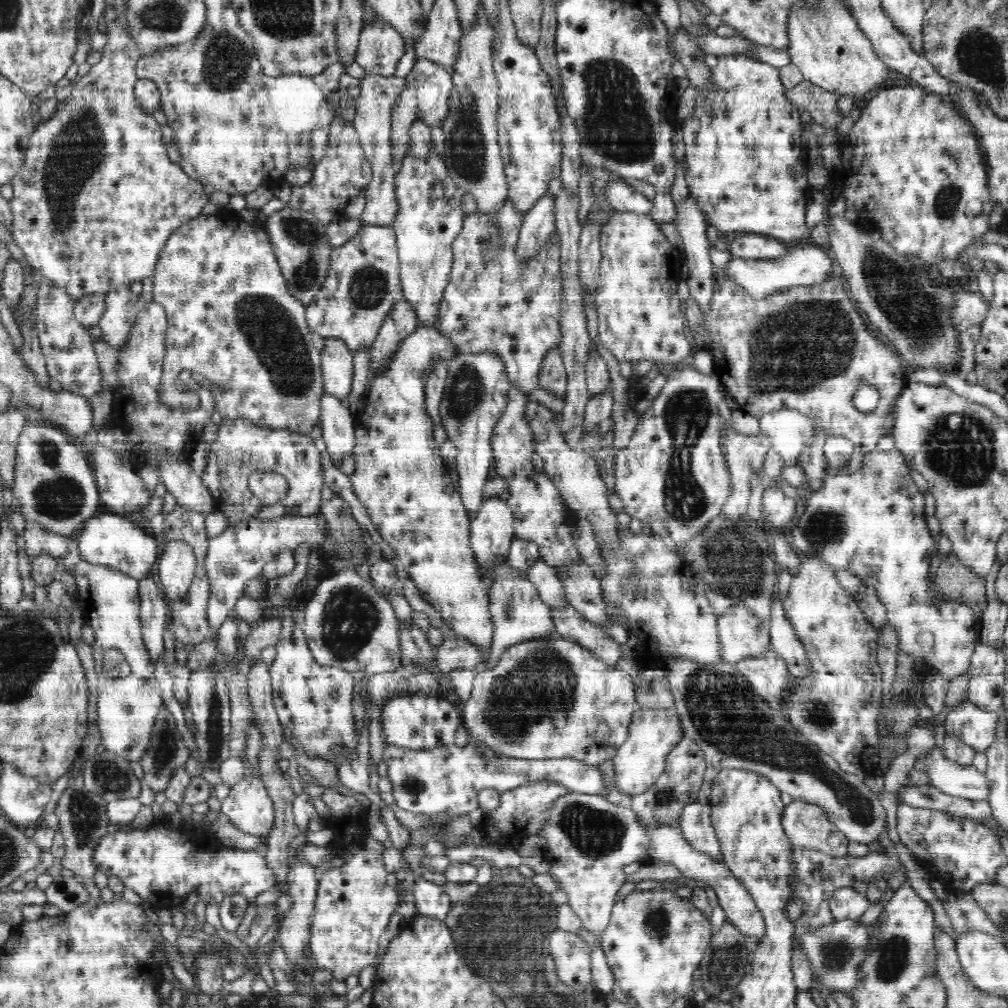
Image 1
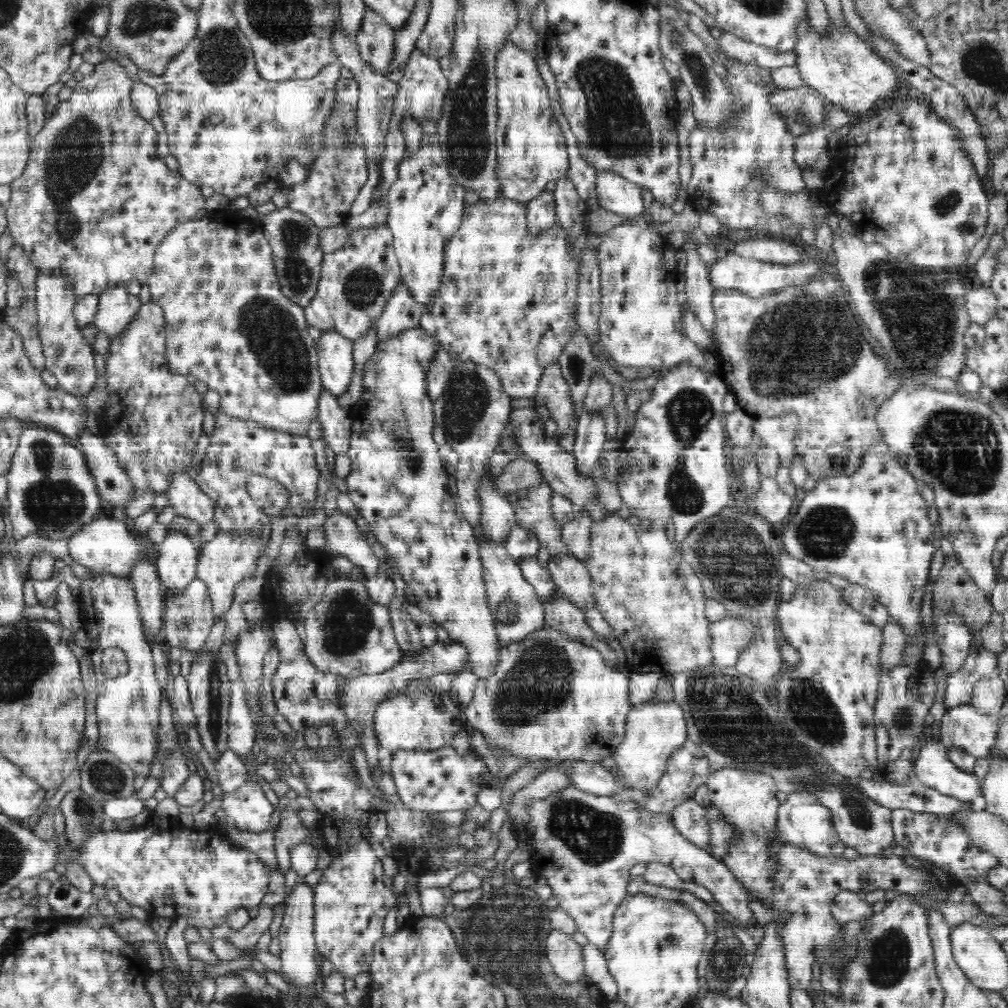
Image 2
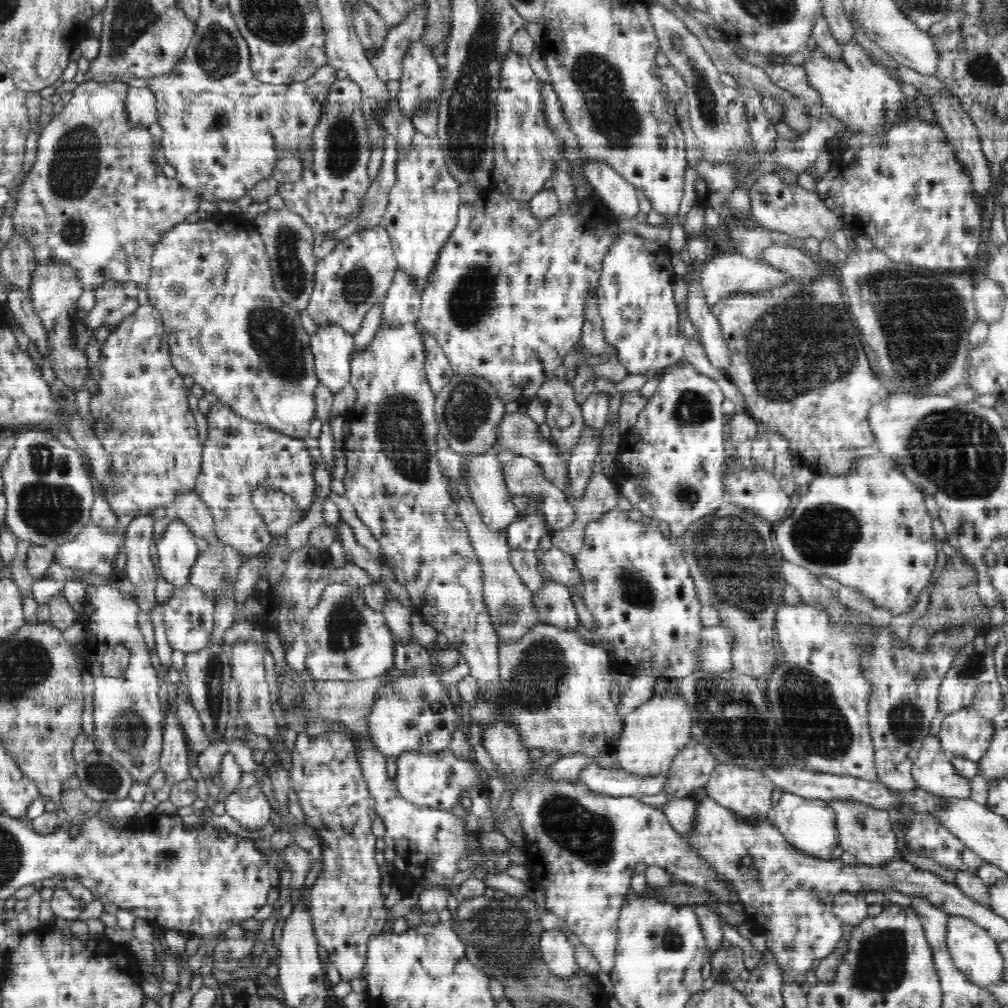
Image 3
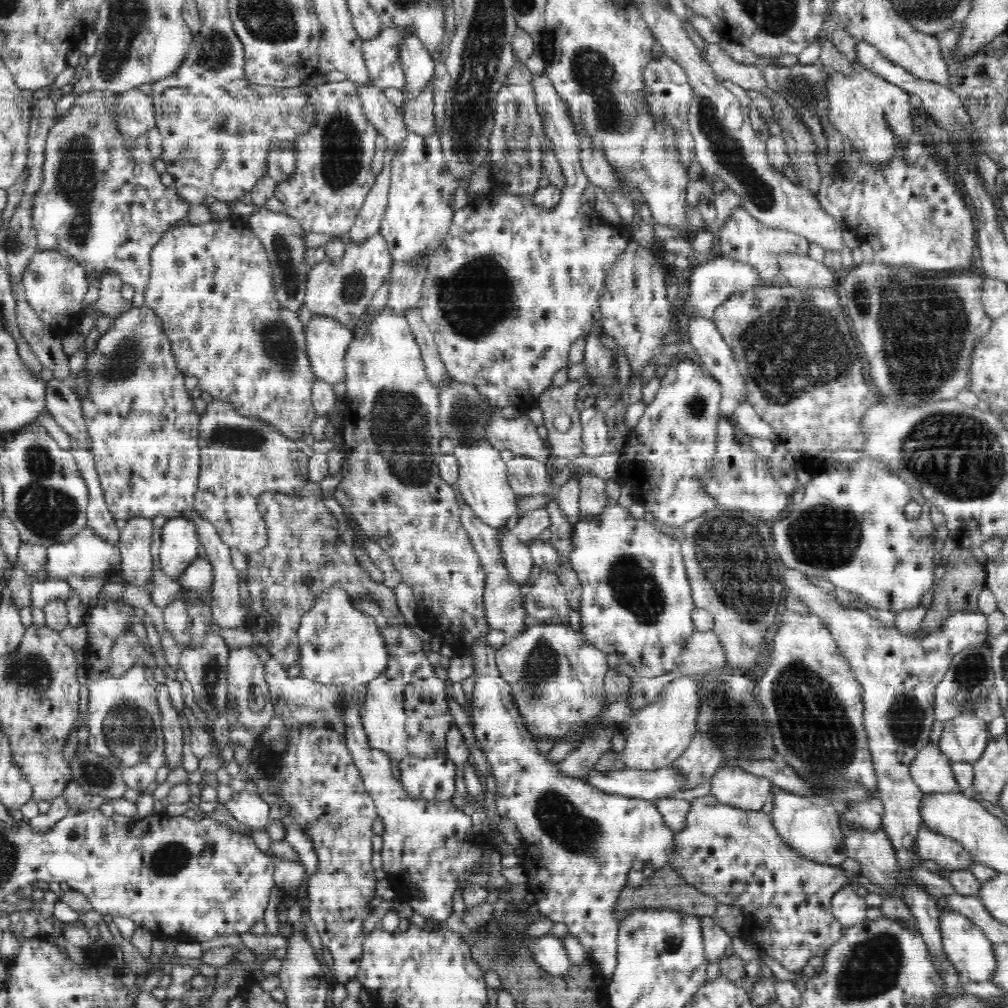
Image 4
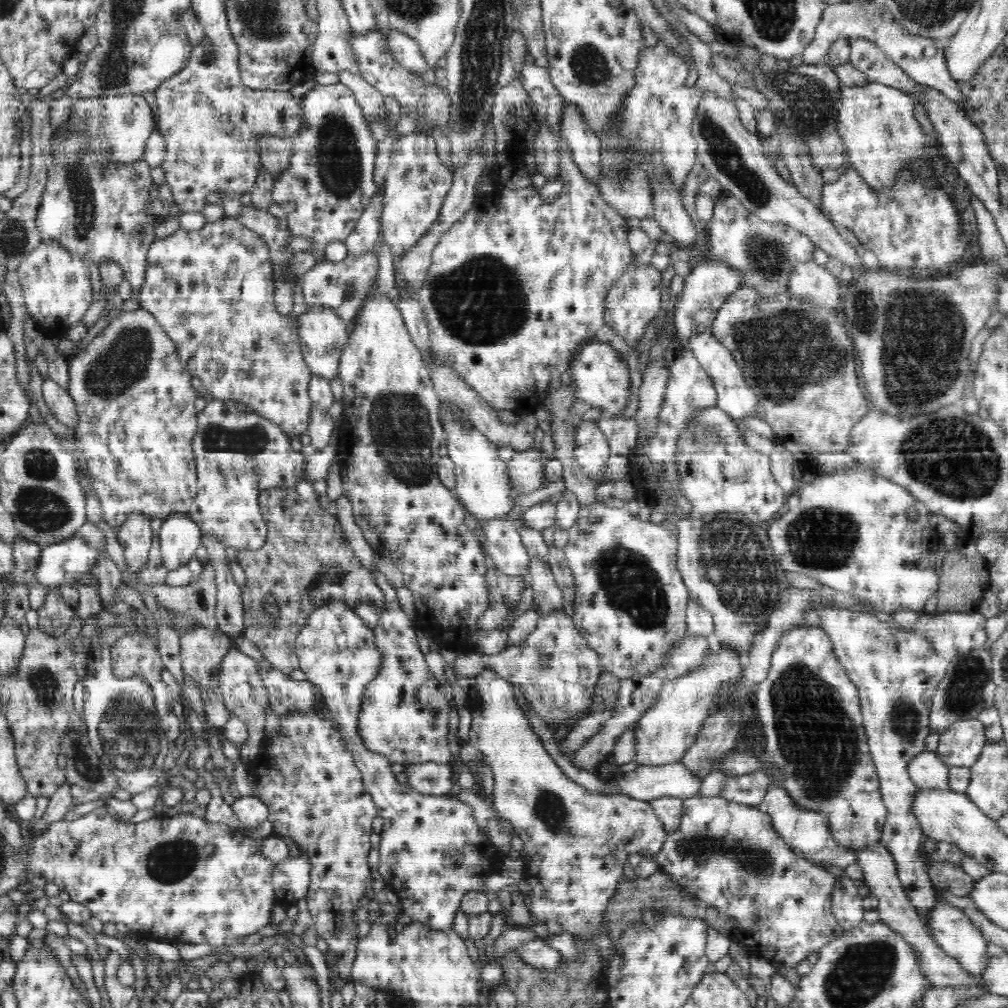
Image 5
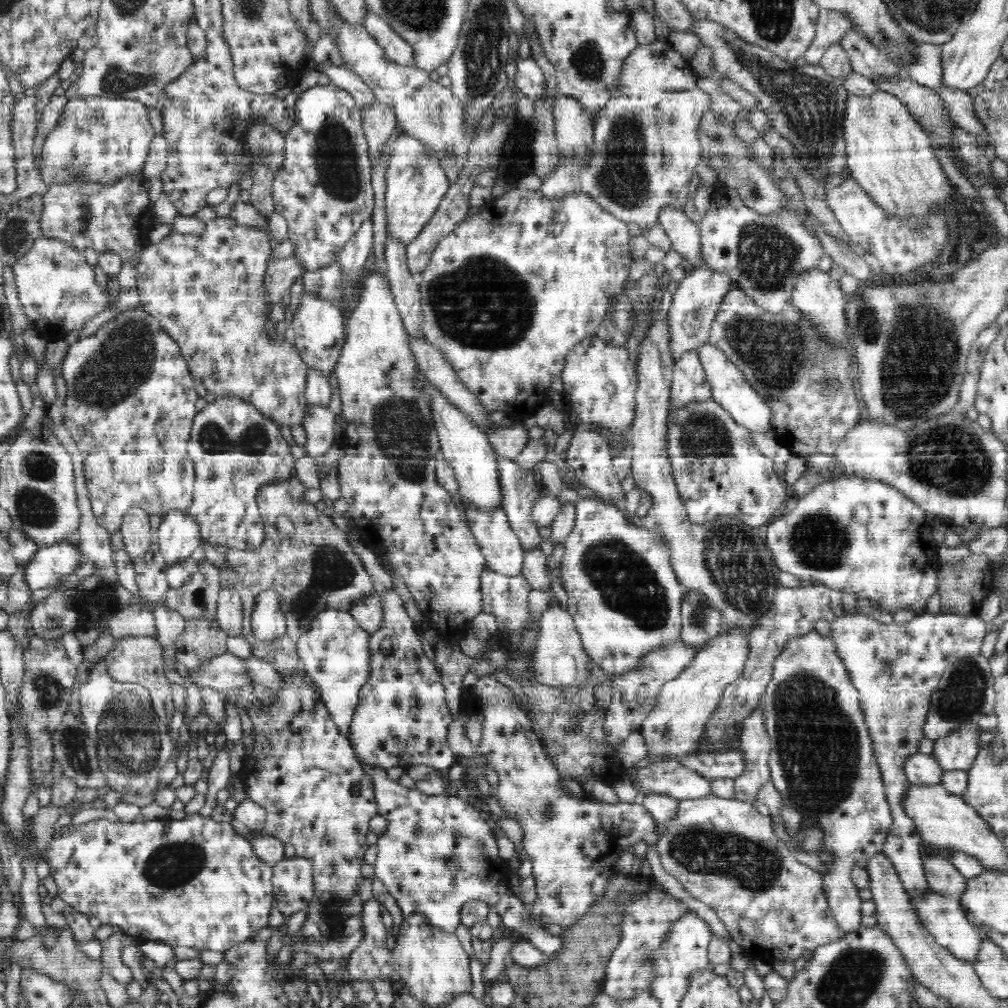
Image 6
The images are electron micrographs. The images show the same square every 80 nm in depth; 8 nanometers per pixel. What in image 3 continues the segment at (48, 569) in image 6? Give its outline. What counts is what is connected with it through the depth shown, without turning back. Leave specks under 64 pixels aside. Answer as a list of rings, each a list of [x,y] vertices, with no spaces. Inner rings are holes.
[[[90,522],[70,542],[64,542],[55,547],[53,562],[60,564],[62,568],[78,570],[90,570],[94,574],[110,577],[113,573],[125,570],[126,553],[123,548],[123,534],[116,530],[104,530],[102,526],[96,526]]]

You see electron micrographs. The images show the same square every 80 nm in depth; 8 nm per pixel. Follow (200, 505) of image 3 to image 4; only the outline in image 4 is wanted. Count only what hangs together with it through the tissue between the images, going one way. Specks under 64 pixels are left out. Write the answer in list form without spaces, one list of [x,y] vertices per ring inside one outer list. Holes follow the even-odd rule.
[[[193,509],[184,510],[182,514],[184,518],[190,519],[196,525],[196,532],[198,533],[199,541],[204,546],[207,554],[207,559],[213,568],[213,583],[212,602],[211,602],[211,616],[216,625],[222,629],[234,629],[243,626],[245,622],[245,613],[242,611],[242,604],[240,603],[240,592],[238,591],[239,576],[238,571],[232,565],[230,558],[230,548],[218,534],[216,526],[212,524],[203,515],[196,514]]]

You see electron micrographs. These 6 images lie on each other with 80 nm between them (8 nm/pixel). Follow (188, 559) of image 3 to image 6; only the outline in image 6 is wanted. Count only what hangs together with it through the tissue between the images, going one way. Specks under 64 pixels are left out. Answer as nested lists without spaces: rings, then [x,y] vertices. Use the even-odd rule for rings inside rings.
[[[170,509],[162,516],[155,540],[164,560],[173,565],[190,557],[203,538],[192,515],[183,510]]]

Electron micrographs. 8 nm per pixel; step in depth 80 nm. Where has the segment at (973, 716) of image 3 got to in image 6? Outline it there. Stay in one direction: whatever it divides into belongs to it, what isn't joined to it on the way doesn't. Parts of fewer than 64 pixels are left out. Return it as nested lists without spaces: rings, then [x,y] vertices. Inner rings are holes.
[[[964,724],[956,728],[954,732],[950,732],[948,736],[938,738],[932,755],[944,771],[967,771],[982,747],[979,741],[981,732],[978,724]]]

